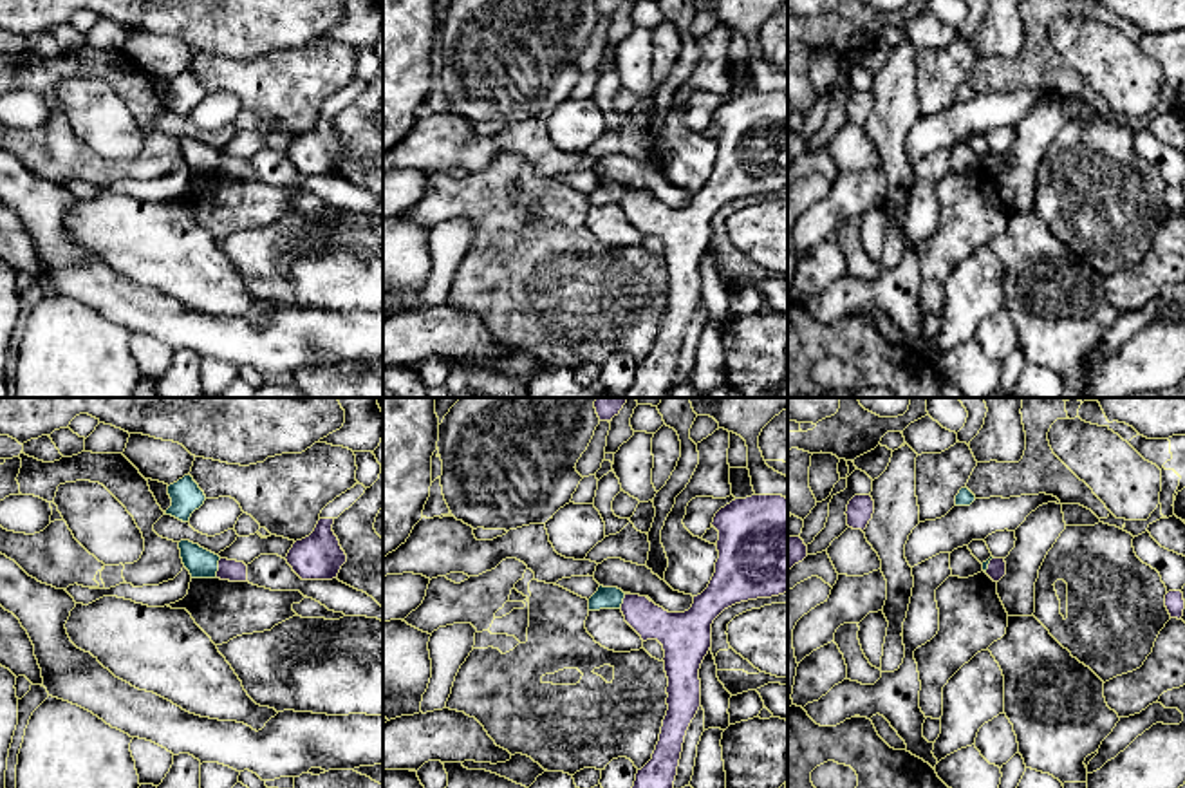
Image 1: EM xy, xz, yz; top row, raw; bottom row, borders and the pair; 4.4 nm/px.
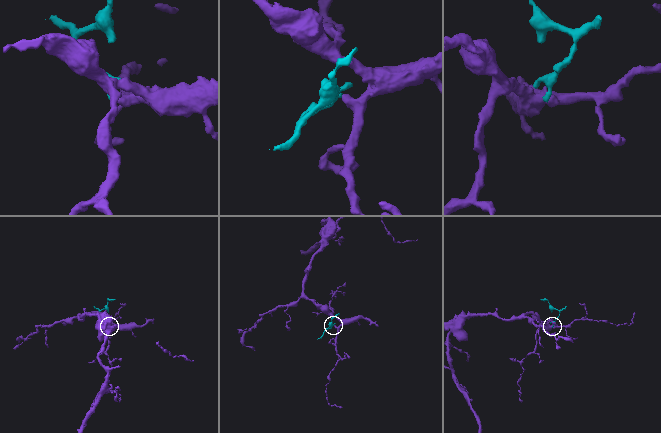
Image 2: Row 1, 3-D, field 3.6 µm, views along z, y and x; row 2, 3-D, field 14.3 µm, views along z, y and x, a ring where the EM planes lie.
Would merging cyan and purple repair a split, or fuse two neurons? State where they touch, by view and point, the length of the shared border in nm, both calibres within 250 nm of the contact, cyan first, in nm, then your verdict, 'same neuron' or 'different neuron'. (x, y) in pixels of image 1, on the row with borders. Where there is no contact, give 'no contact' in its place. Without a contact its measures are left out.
xy (217, 568) | 80 nm | 130/100 nm | different neuron

